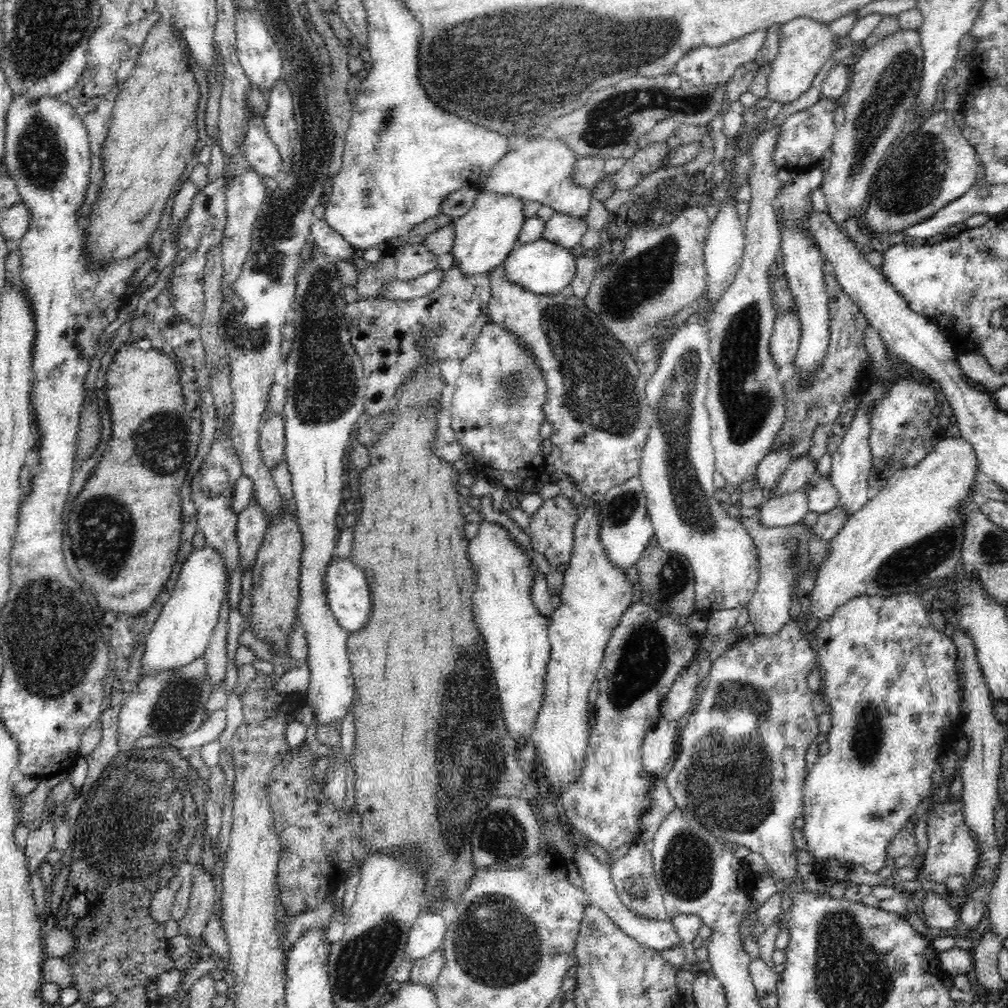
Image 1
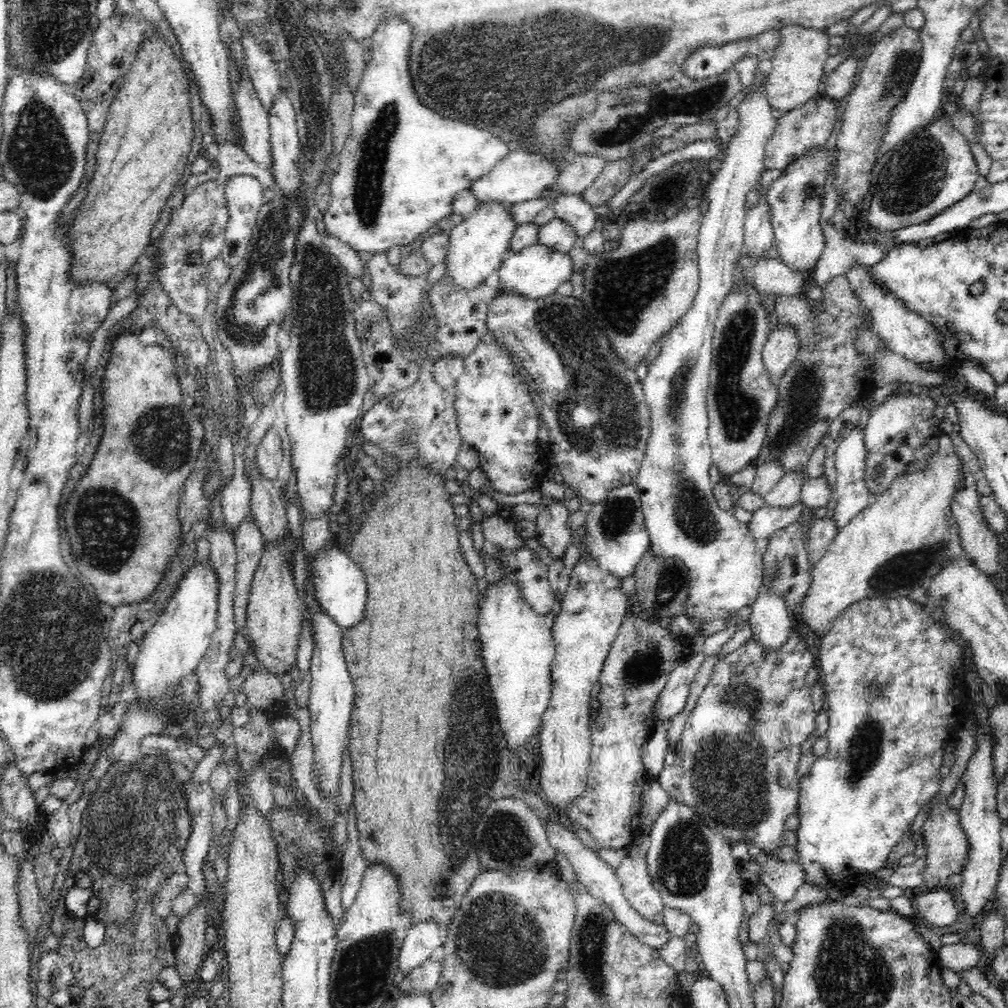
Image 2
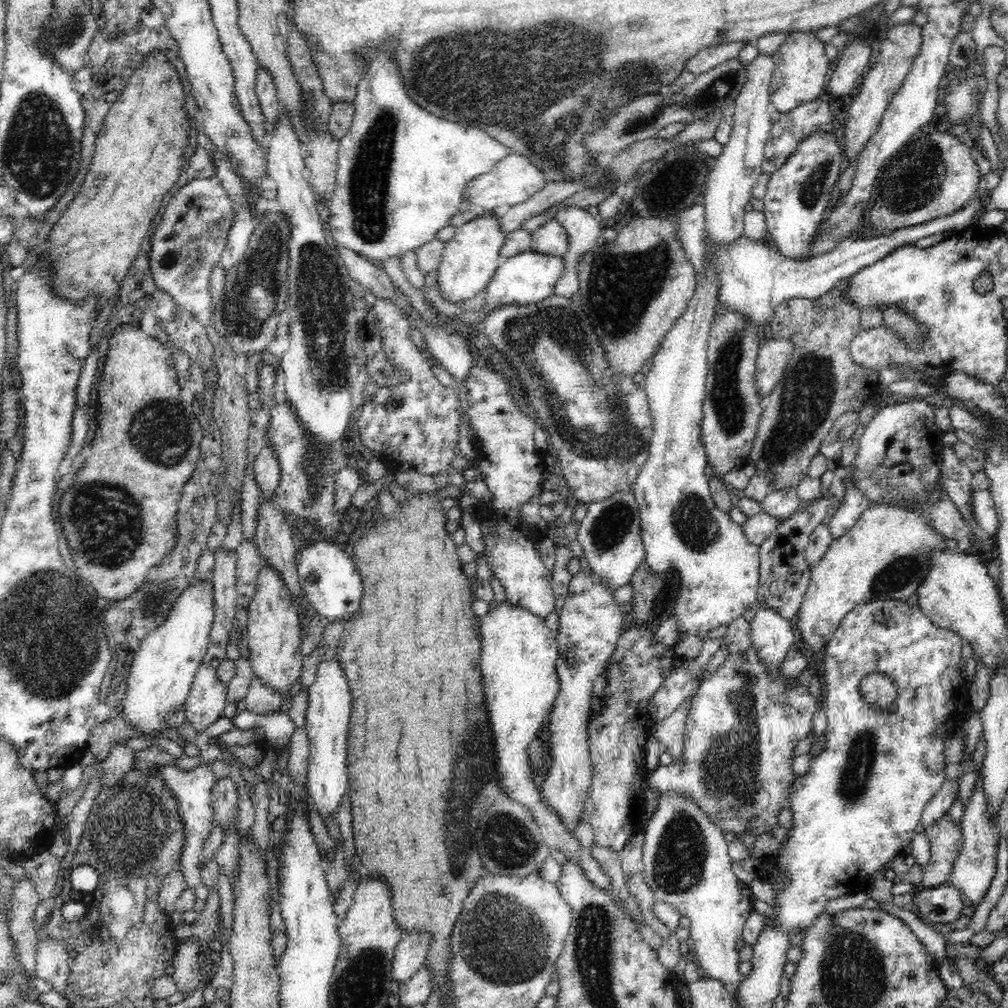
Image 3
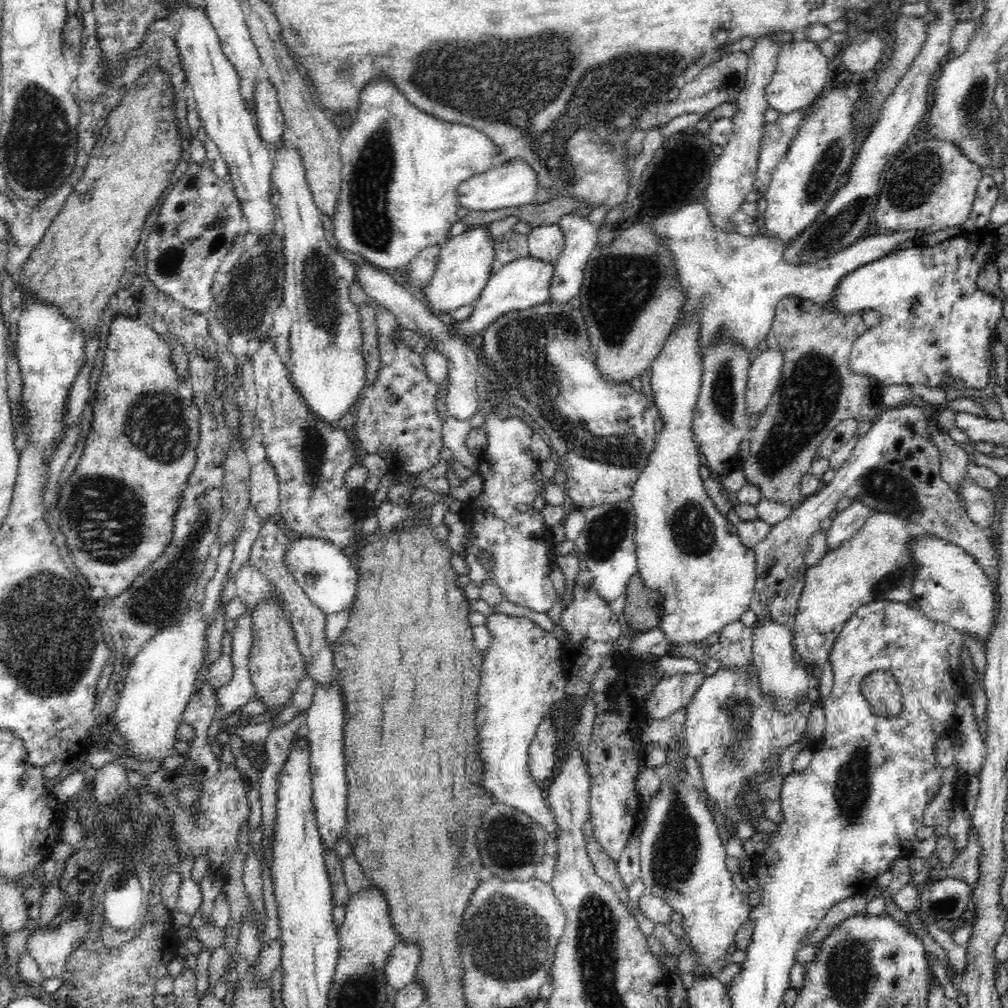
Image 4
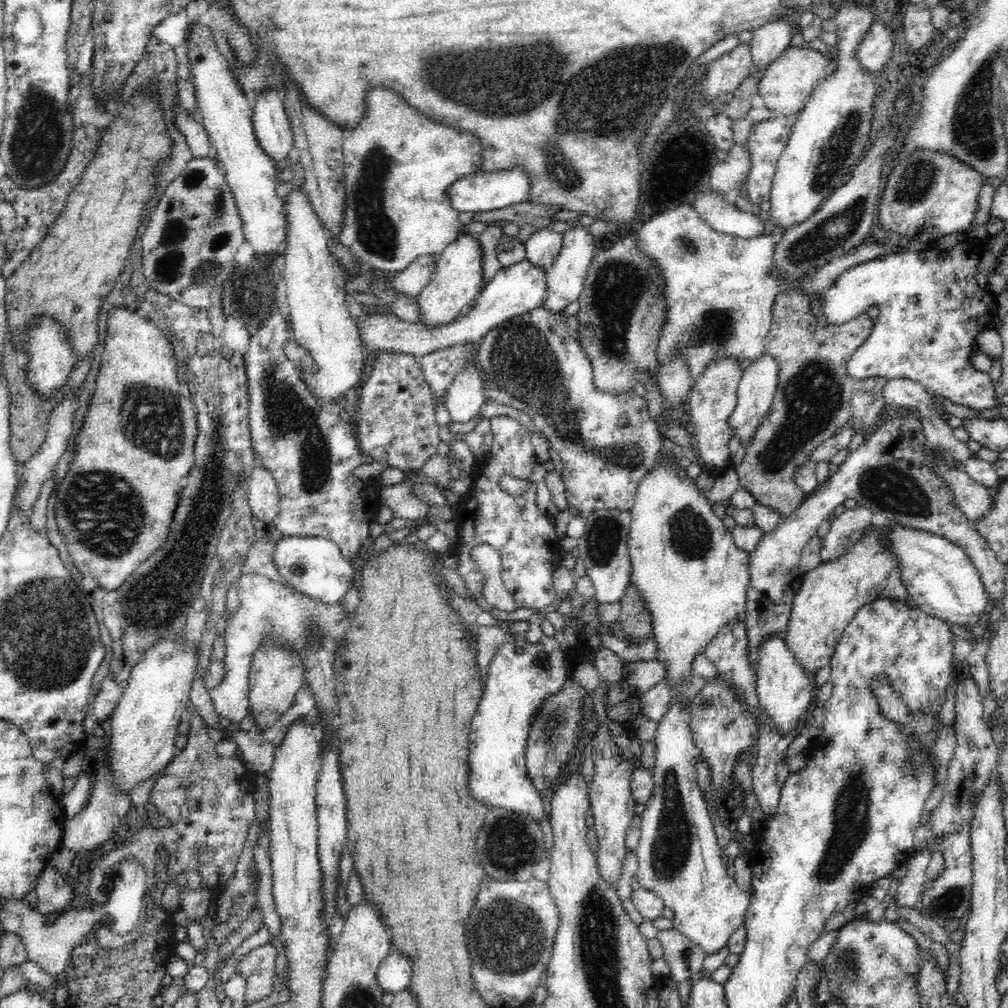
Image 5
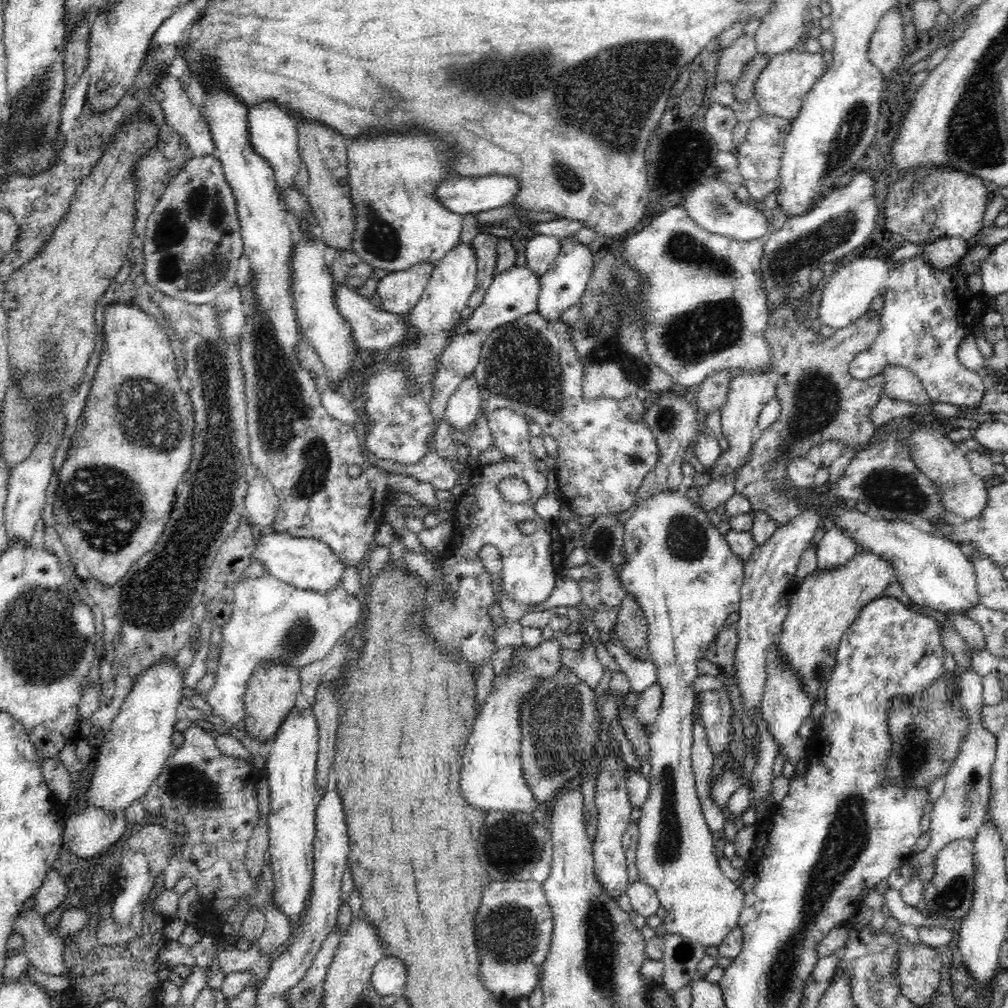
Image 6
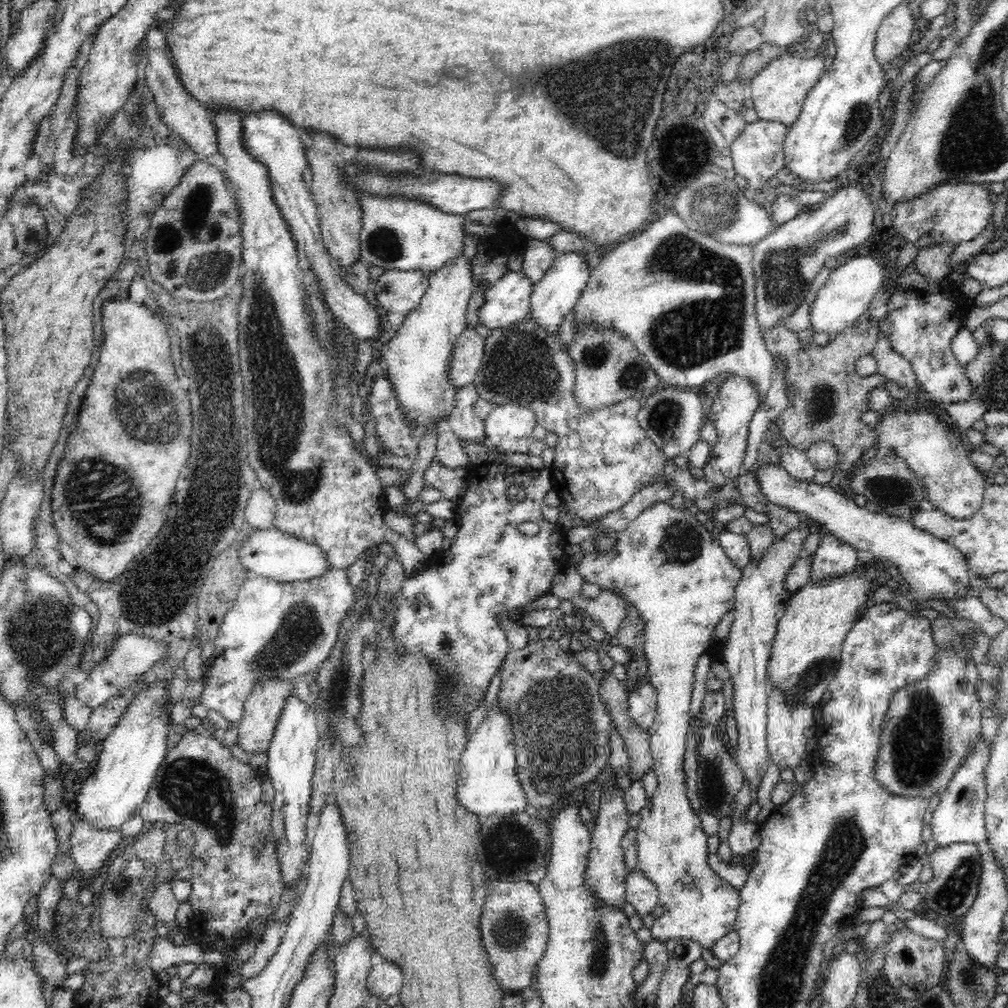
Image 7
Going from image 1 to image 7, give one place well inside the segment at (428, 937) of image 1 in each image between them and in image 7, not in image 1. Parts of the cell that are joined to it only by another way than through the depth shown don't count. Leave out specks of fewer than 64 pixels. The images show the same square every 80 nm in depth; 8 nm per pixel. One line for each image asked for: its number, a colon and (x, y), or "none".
2: (422, 938)
3: (410, 954)
4: (400, 968)
5: (393, 975)
6: (389, 976)
7: (385, 979)

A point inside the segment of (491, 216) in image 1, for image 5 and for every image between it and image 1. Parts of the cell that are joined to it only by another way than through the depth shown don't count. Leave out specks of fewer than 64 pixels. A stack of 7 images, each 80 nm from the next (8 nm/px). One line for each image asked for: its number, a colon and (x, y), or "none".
2: (477, 245)
3: (470, 258)
4: (466, 261)
5: (456, 281)

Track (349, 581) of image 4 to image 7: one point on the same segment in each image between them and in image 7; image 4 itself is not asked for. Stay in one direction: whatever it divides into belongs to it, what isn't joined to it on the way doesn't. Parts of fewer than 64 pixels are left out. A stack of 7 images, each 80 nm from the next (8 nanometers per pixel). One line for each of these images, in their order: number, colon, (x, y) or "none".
5: (316, 567)
6: (310, 564)
7: (271, 553)

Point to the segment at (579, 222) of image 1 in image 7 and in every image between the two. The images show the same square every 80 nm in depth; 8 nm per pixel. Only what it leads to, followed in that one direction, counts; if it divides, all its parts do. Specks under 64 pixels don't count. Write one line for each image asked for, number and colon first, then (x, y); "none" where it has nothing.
2: (556, 234)
3: (551, 239)
4: (545, 242)
5: (542, 248)
6: (540, 252)
7: (538, 256)

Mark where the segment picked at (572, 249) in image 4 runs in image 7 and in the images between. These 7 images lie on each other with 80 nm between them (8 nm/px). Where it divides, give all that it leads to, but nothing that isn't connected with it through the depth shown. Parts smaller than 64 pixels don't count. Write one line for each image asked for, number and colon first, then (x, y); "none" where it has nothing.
5: (565, 279)
6: (562, 286)
7: (555, 294)

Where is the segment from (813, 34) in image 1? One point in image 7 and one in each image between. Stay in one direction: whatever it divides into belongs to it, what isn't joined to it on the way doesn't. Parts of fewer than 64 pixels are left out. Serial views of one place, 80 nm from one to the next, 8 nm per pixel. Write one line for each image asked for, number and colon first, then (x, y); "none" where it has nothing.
2: (798, 64)
3: (799, 77)
4: (801, 75)
5: (790, 80)
6: (782, 87)
7: (778, 92)

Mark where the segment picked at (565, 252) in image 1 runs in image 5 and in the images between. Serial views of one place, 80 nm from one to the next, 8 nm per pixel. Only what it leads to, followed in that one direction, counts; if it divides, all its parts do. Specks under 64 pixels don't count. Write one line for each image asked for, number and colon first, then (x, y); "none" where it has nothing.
2: (536, 271)
3: (526, 278)
4: (523, 283)
5: (517, 289)

